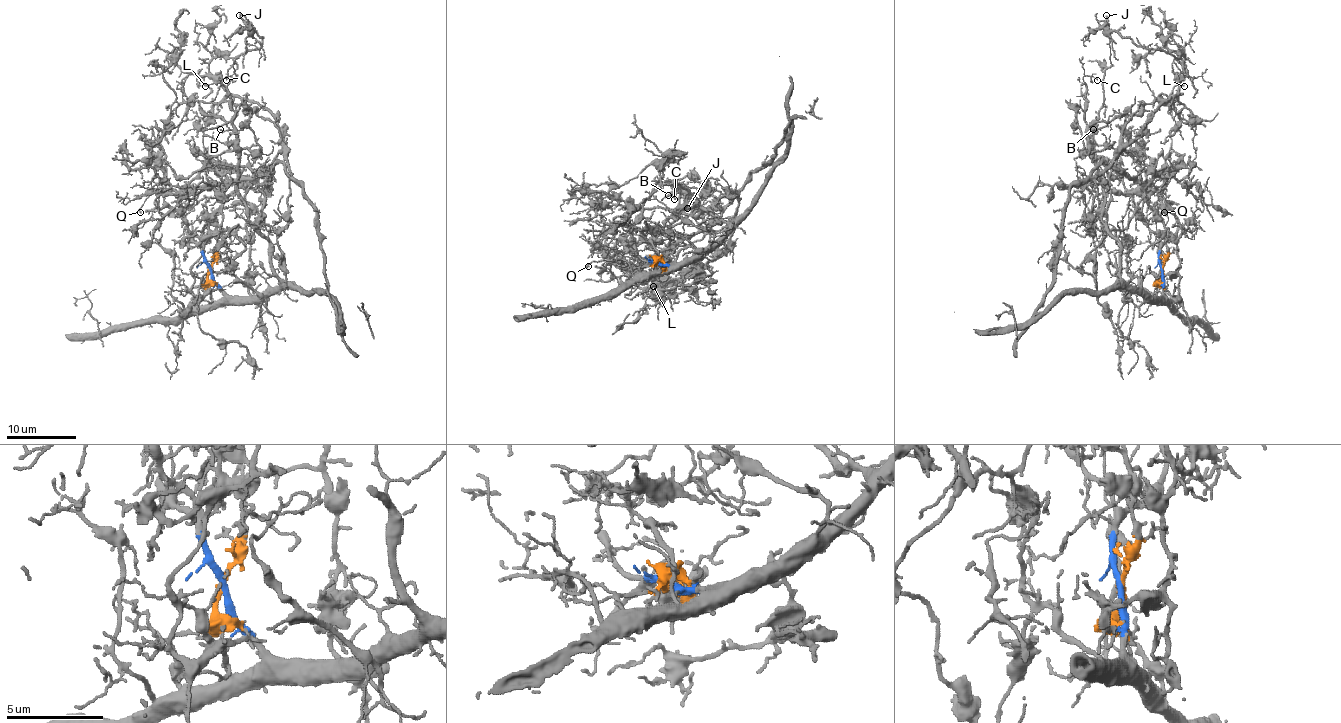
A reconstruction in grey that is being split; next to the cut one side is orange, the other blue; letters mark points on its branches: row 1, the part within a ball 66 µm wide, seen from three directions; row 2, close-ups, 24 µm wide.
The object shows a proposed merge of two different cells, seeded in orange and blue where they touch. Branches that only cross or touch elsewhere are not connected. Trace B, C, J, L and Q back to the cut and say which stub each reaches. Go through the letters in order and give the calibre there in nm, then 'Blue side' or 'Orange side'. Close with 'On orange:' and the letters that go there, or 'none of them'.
B: Thickness 130 nm. Blue side
C: Thickness 80 nm. Blue side
J: Thickness 200 nm. Orange side
L: Thickness 90 nm. Orange side
Q: Thickness 150 nm. Blue side
On orange: J, L

